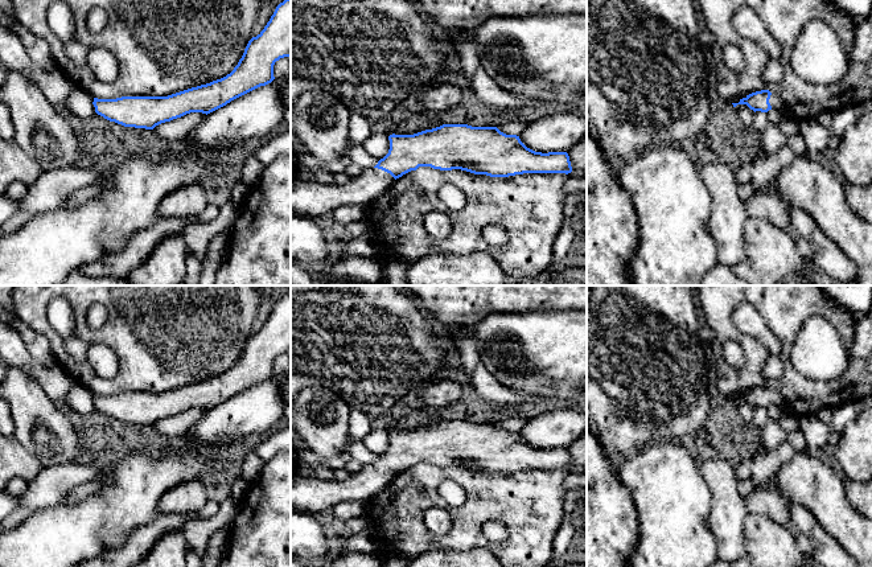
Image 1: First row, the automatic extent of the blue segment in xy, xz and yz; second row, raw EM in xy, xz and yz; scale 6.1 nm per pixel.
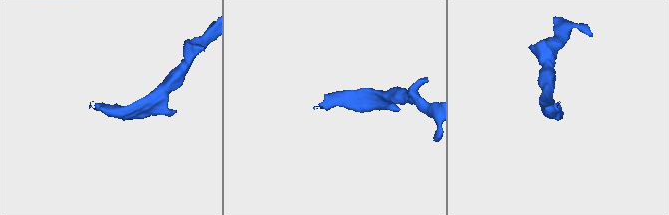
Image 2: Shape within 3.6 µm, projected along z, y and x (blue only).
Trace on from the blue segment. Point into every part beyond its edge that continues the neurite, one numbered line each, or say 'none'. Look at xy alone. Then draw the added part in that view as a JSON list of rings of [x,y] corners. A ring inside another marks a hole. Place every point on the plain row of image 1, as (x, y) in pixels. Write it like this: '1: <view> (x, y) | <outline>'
none

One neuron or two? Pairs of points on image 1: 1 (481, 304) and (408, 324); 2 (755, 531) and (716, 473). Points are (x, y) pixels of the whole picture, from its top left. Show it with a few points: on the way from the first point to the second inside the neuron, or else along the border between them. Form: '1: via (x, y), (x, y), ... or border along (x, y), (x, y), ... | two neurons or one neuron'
1: border along (424, 311), (435, 323) | two neurons
2: border along (748, 513), (744, 525), (747, 551) | two neurons

